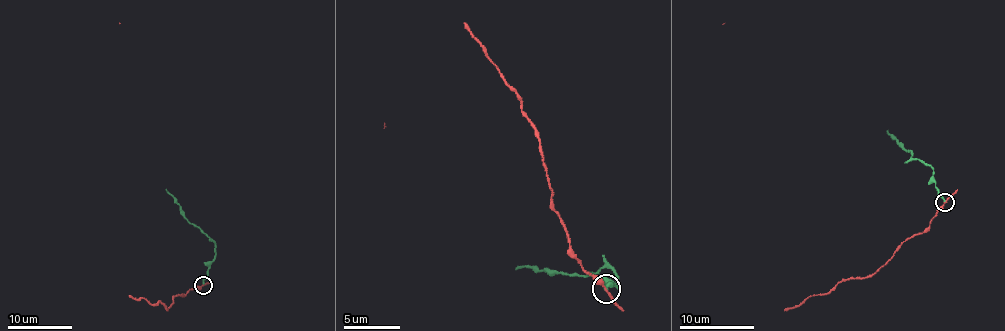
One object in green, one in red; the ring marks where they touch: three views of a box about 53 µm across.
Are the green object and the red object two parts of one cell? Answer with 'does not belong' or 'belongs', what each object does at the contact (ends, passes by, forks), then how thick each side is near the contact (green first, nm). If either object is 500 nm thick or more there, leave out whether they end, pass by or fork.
does not belong | green ends | red passes by | 170/180 nm

